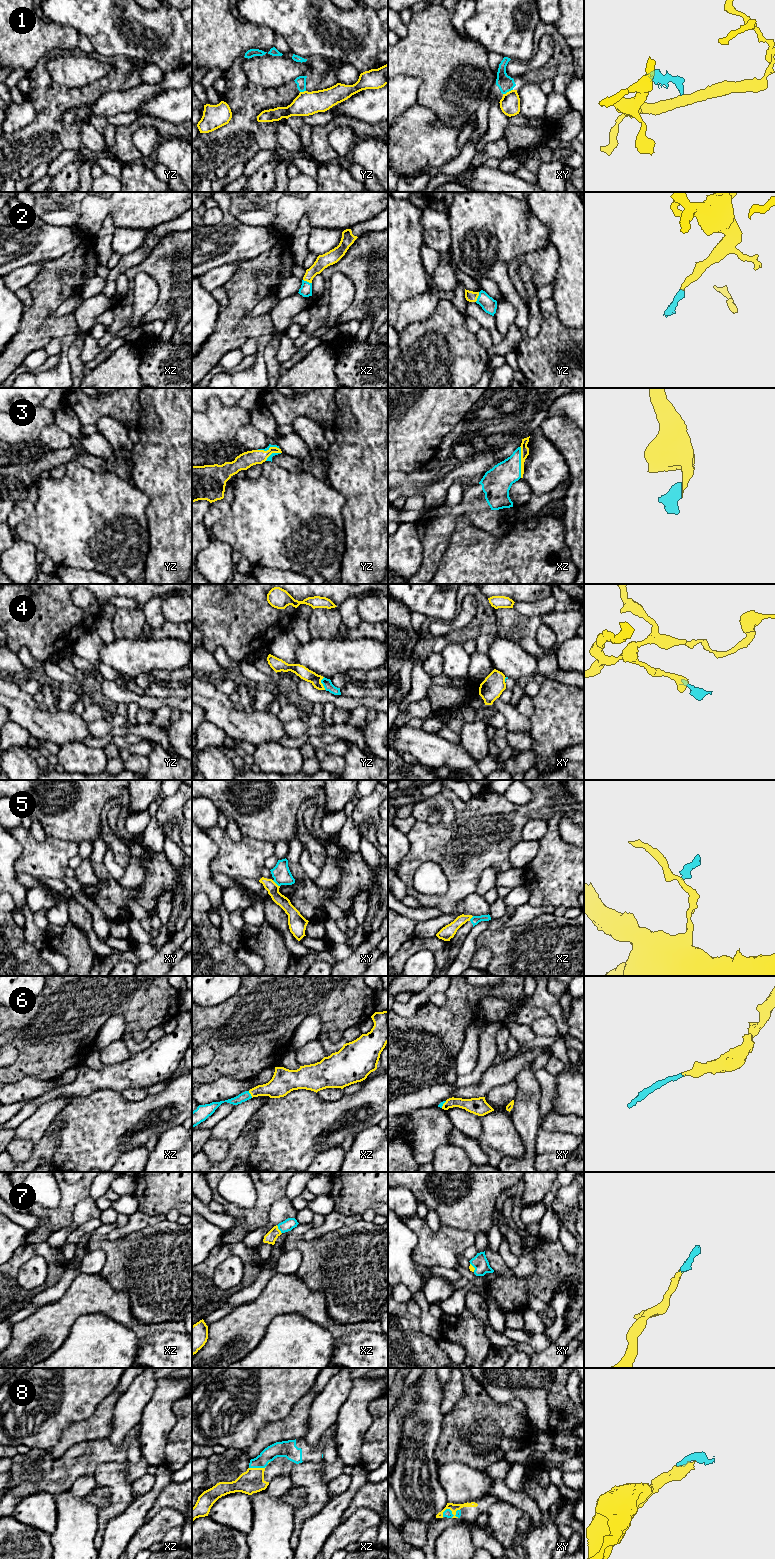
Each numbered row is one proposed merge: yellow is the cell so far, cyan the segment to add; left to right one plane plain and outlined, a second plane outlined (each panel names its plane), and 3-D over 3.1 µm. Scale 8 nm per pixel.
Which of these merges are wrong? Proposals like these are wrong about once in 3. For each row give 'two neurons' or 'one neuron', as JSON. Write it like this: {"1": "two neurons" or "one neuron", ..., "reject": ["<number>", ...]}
{"1": "two neurons", "2": "one neuron", "3": "one neuron", "4": "two neurons", "5": "two neurons", "6": "one neuron", "7": "one neuron", "8": "one neuron", "reject": ["1", "4", "5"]}

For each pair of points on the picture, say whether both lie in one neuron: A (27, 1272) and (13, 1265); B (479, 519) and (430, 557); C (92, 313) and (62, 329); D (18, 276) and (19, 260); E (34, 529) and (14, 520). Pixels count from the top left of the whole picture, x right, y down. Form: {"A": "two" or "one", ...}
{"A": "two", "B": "one", "C": "two", "D": "two", "E": "two"}

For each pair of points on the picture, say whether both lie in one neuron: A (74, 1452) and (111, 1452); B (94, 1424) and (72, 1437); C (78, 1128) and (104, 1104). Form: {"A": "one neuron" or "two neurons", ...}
{"A": "one neuron", "B": "one neuron", "C": "one neuron"}

